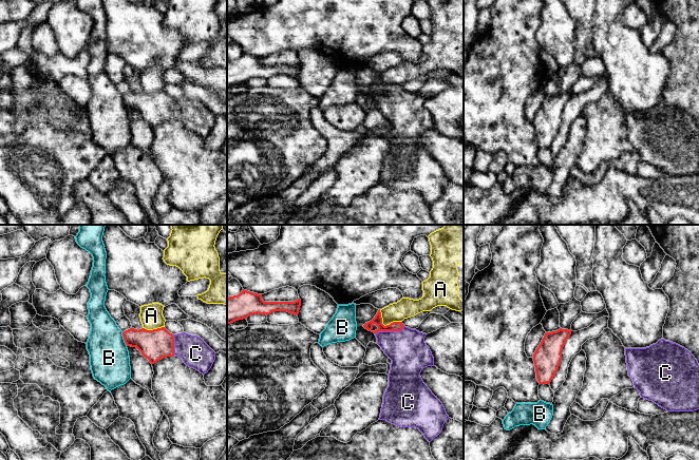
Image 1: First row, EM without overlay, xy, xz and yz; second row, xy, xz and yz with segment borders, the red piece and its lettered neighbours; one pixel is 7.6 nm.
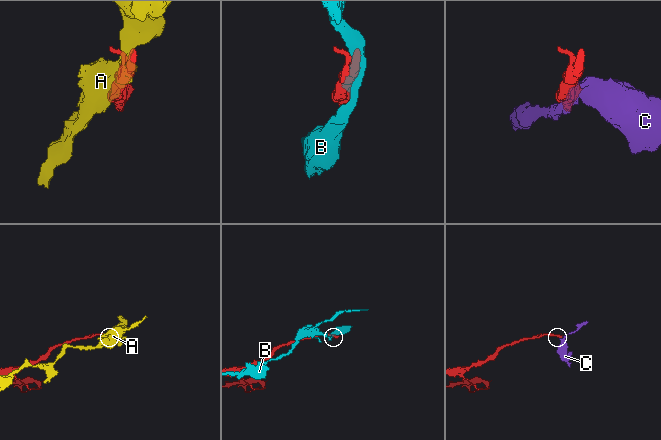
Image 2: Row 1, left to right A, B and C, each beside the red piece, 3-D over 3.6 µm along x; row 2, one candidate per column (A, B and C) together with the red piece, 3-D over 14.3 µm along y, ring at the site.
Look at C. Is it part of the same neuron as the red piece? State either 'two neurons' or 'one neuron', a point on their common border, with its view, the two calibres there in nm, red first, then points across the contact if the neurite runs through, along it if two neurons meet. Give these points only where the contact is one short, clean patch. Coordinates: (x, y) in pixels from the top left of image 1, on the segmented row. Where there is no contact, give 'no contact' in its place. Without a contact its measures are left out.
one neuron | xz (390, 330) | 80/280 nm

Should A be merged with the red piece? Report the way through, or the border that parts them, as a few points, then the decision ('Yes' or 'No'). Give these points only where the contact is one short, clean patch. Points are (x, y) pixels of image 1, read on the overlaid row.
Boundary: xz (379, 309), (381, 322), (384, 325), (401, 322). No

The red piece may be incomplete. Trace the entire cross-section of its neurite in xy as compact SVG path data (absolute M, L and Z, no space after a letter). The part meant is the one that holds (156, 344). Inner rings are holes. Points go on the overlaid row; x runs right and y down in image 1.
M165 327L153 330L130 328L122 337L127 346L136 347L151 364L175 356L205 375L215 360L215 352L203 339L186 332L172 334Z

